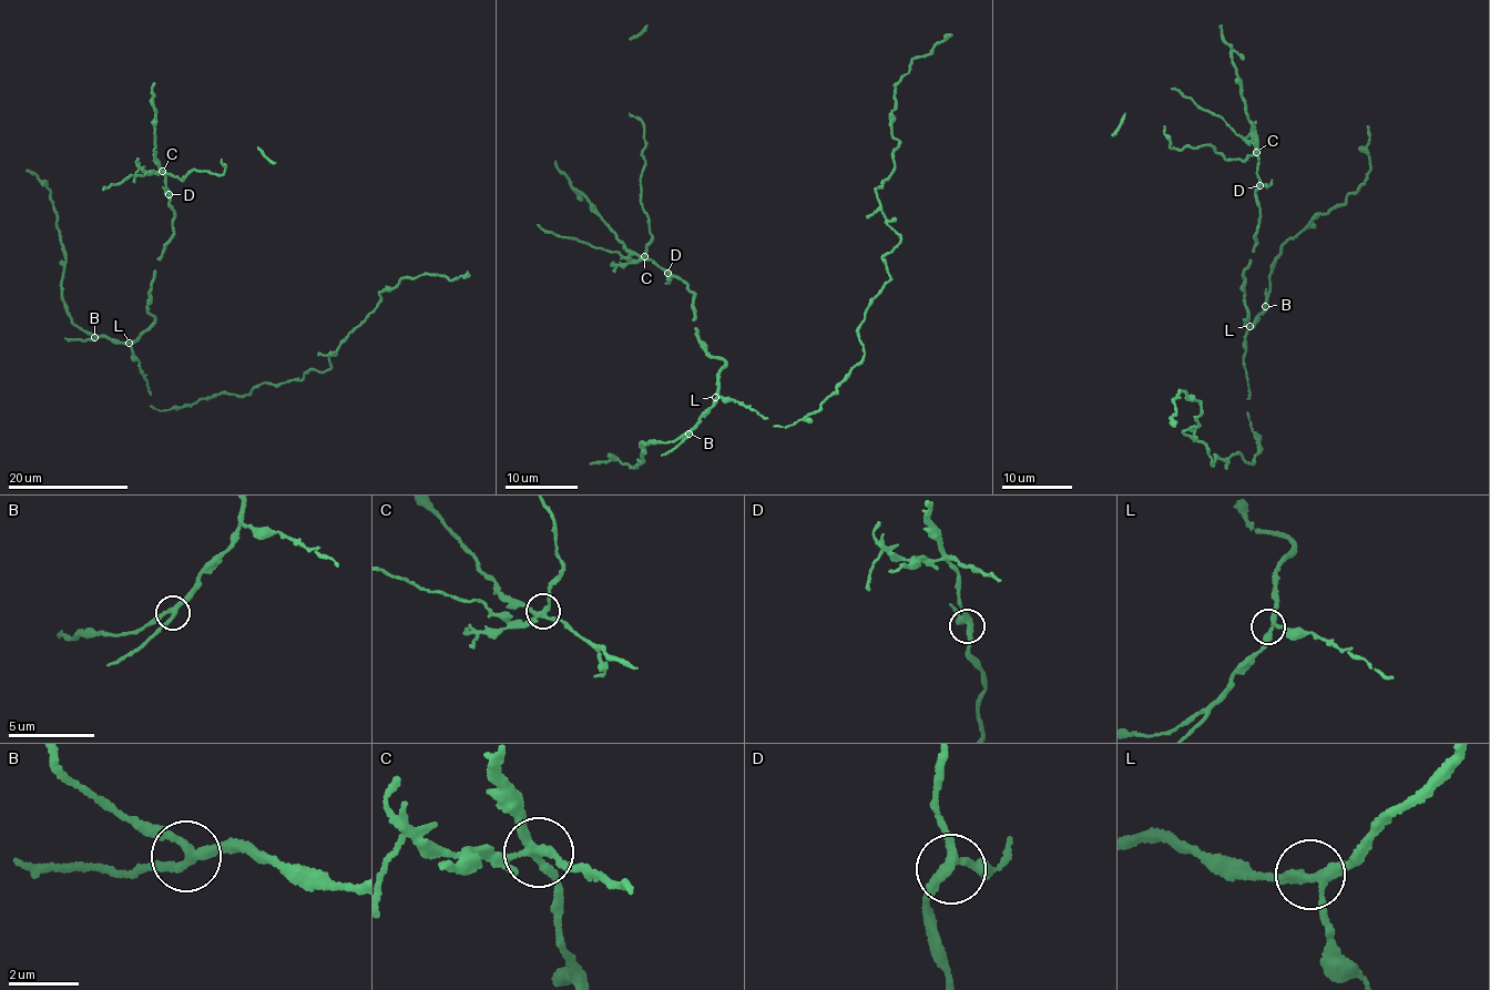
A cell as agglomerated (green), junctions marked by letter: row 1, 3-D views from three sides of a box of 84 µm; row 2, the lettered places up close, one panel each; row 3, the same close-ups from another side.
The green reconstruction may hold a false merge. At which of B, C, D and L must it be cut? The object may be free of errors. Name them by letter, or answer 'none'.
C

